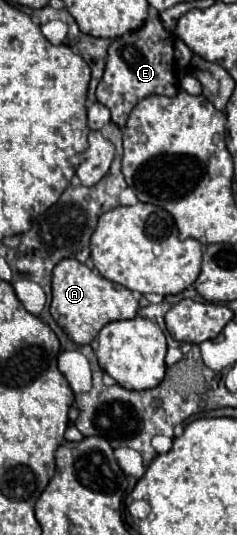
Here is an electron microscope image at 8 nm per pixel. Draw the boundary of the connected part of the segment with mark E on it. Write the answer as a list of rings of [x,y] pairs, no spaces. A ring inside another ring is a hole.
[[[147,19],[137,31],[125,33],[115,39],[109,47],[107,67],[103,79],[97,85],[97,99],[111,111],[111,121],[119,127],[125,125],[131,109],[147,95],[167,95],[173,97],[179,91],[179,81],[175,75],[173,59],[175,35],[163,27],[159,19]]]

